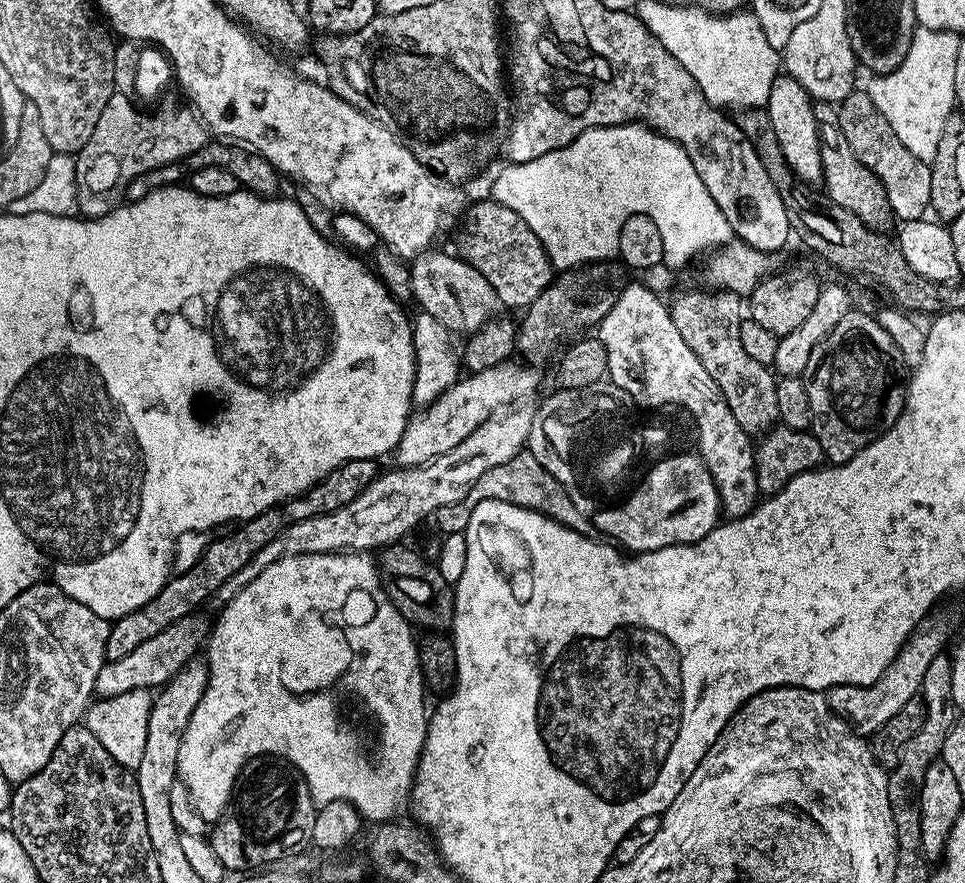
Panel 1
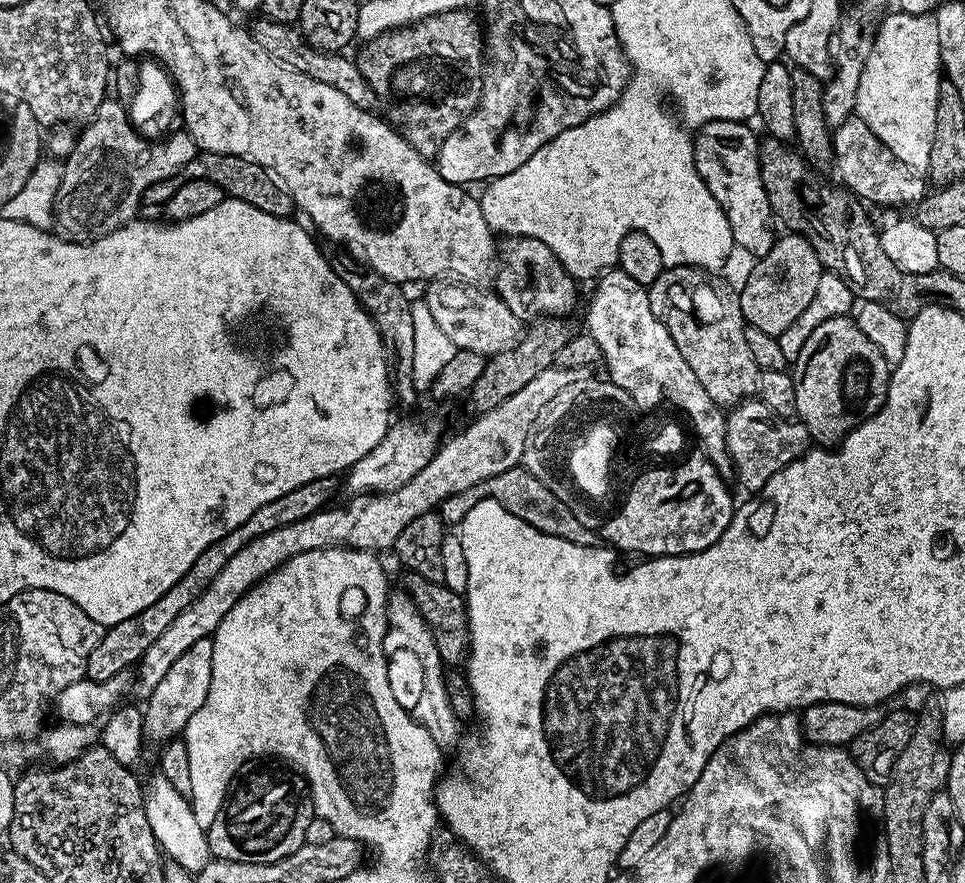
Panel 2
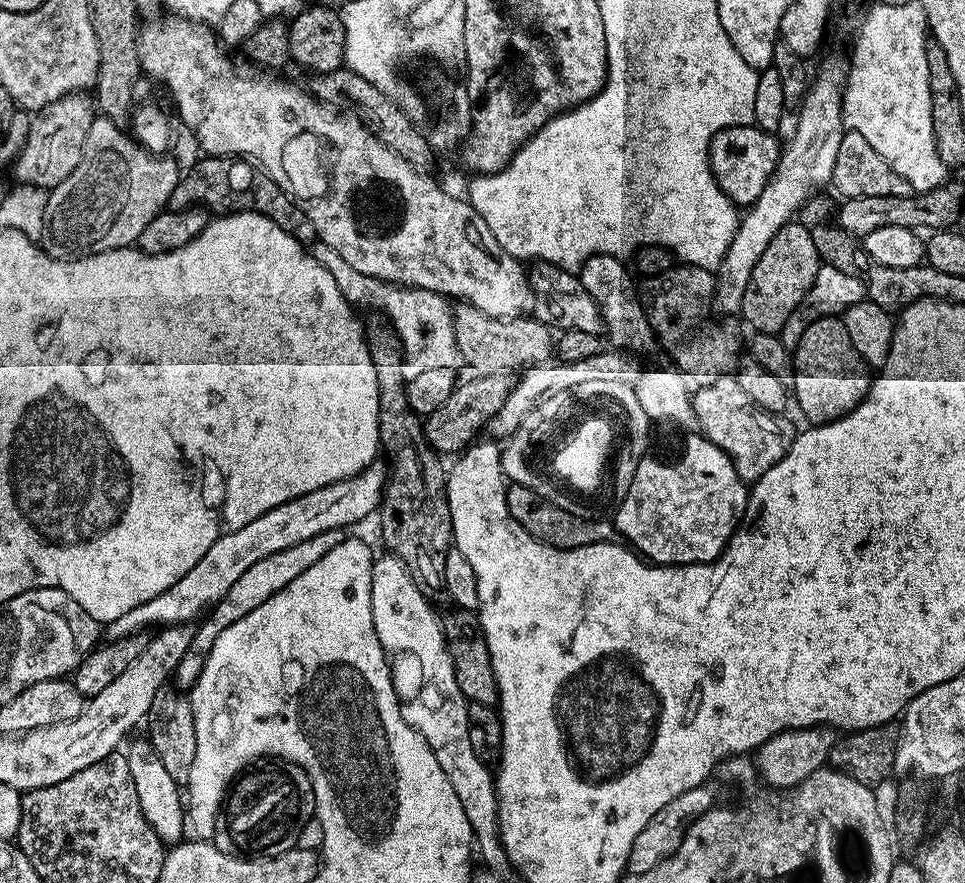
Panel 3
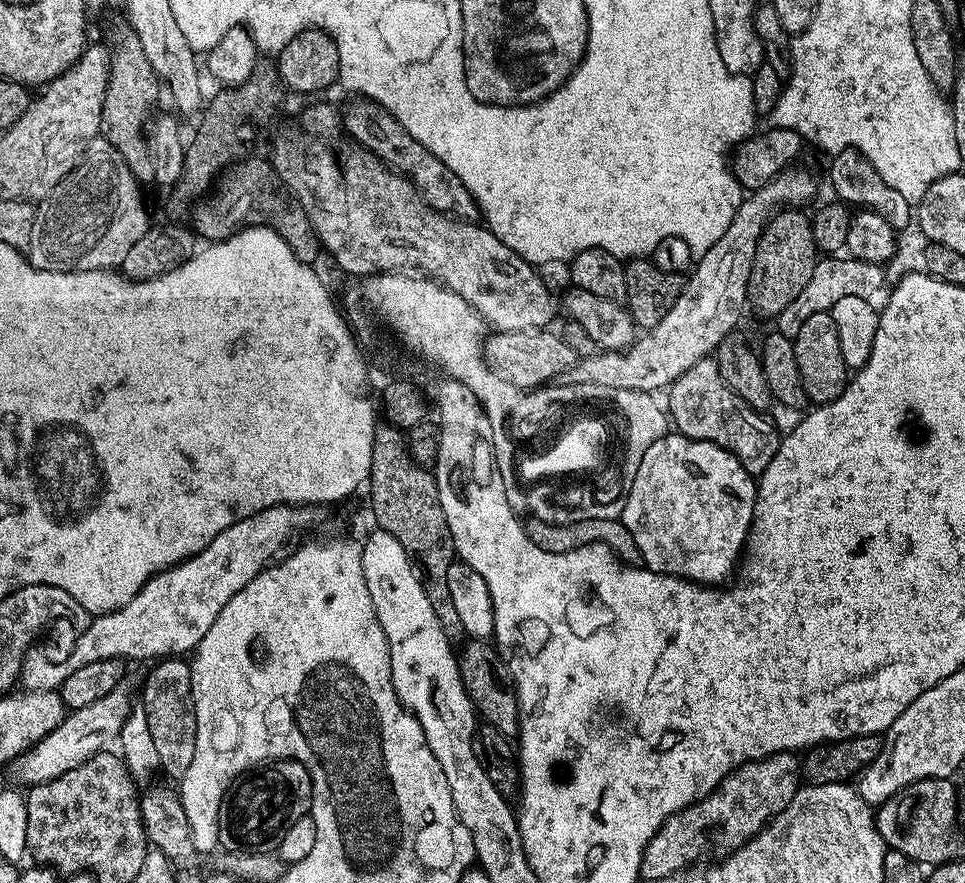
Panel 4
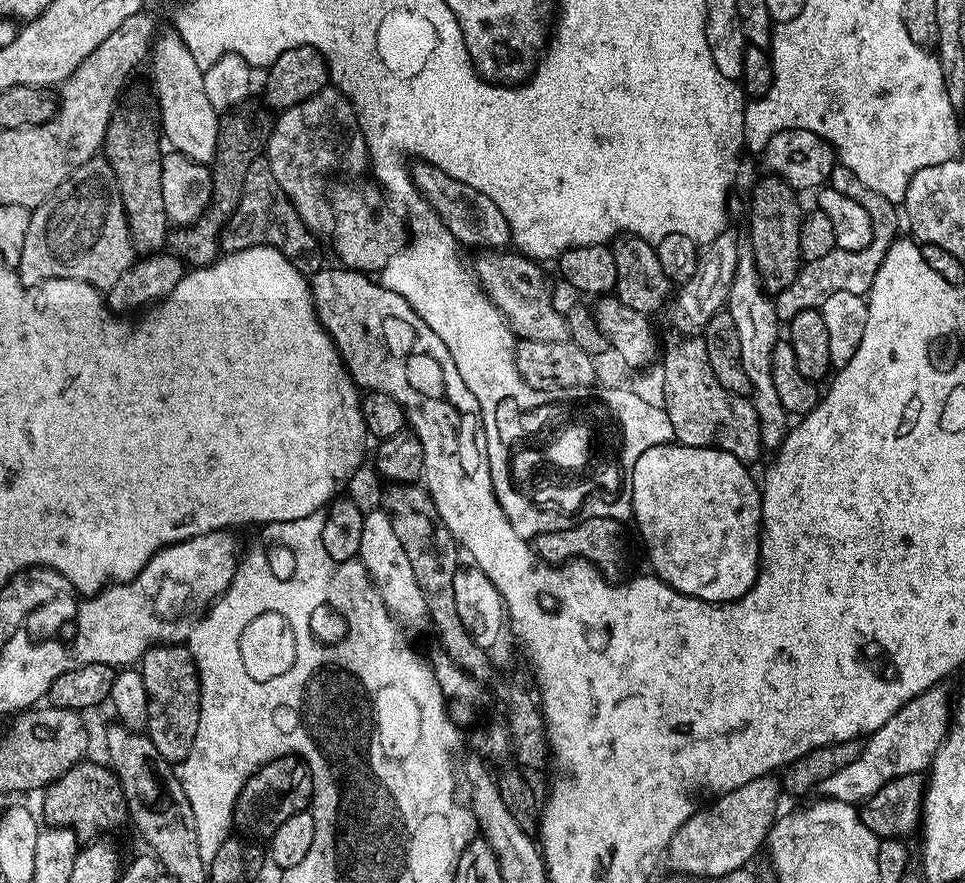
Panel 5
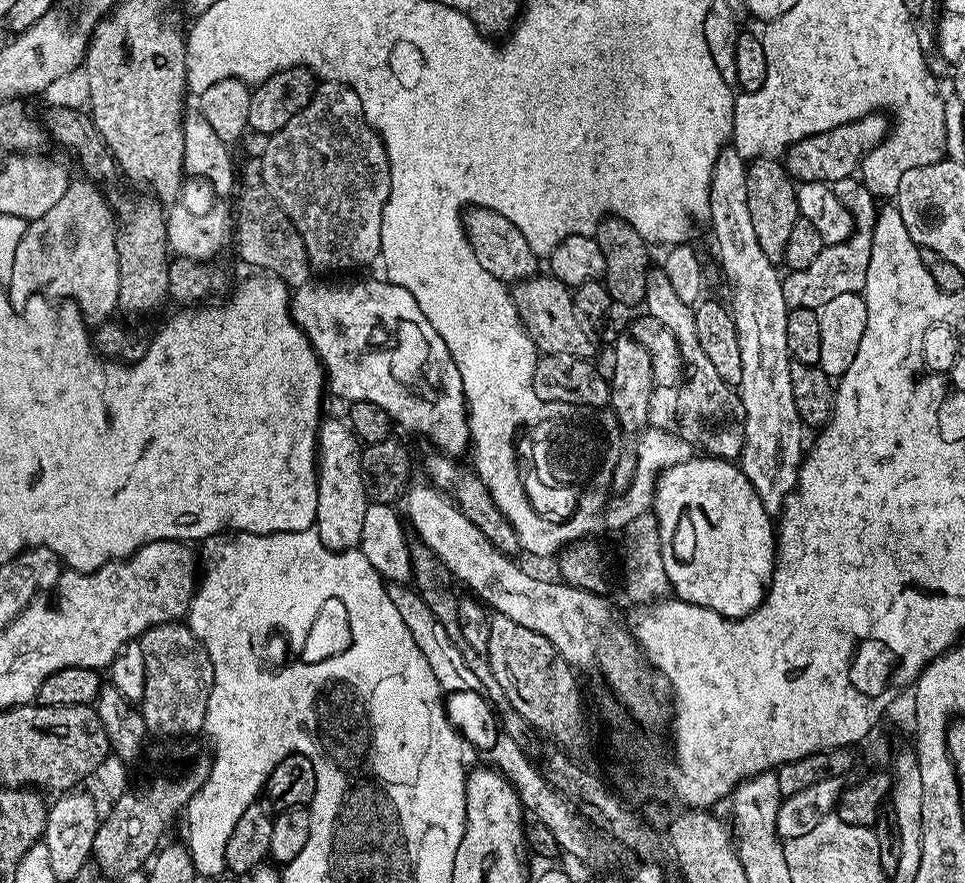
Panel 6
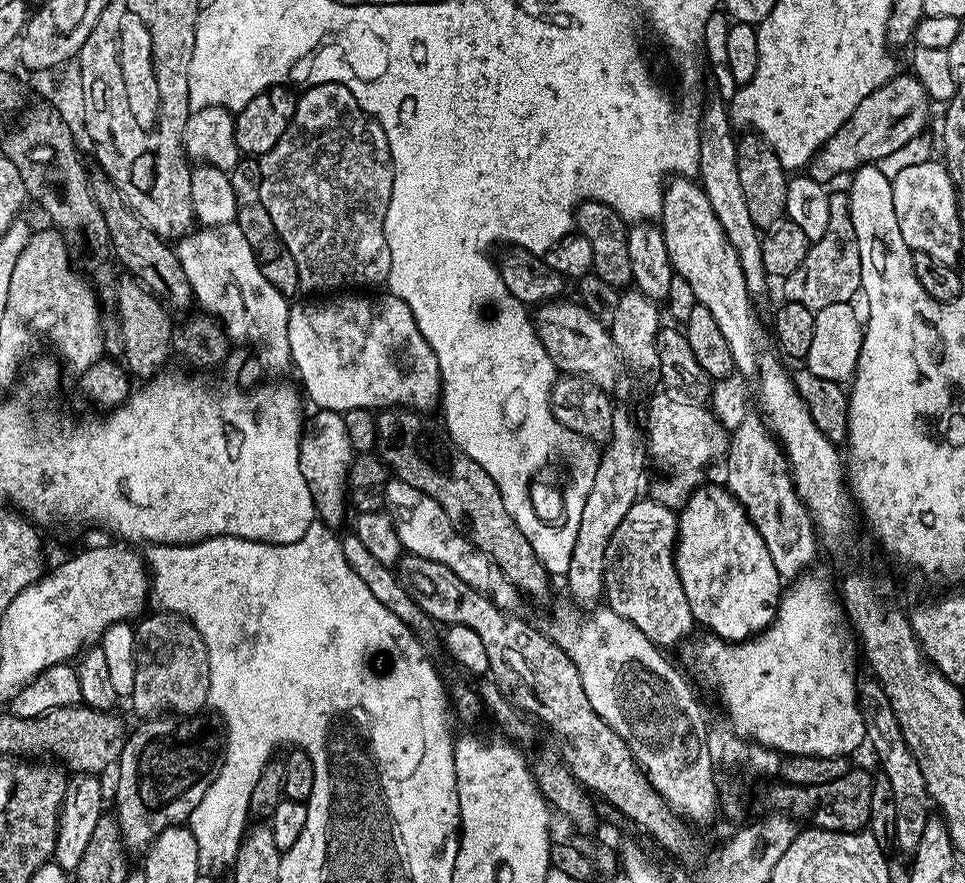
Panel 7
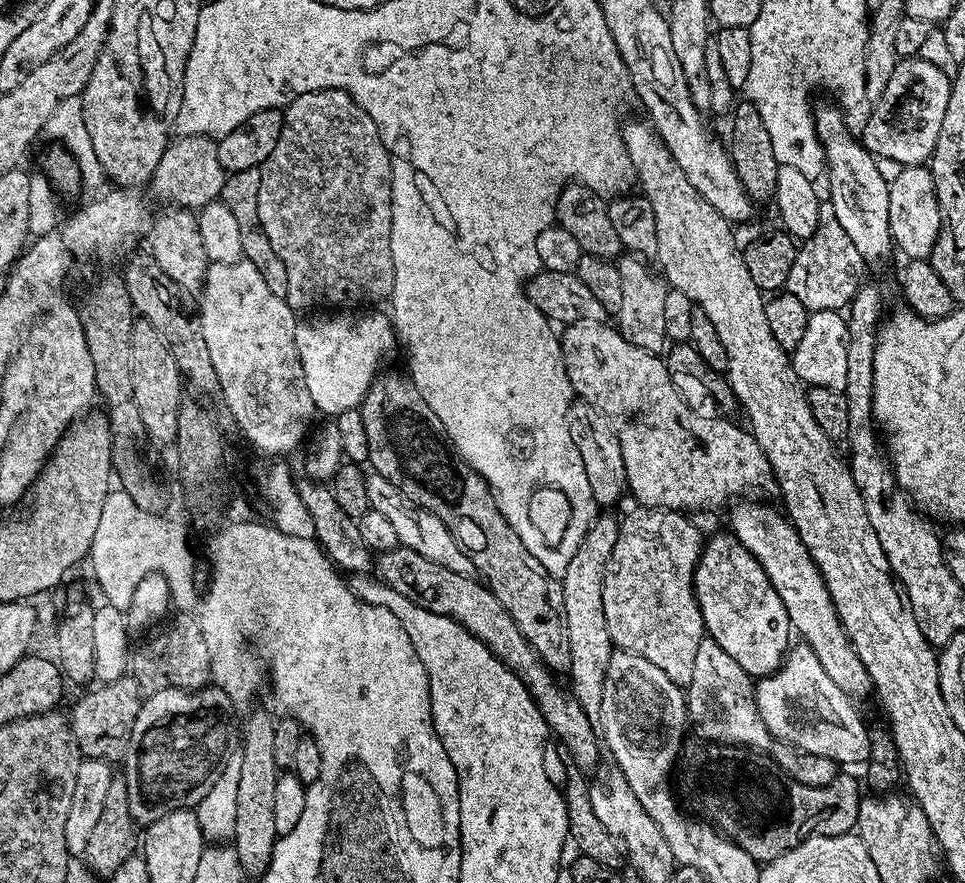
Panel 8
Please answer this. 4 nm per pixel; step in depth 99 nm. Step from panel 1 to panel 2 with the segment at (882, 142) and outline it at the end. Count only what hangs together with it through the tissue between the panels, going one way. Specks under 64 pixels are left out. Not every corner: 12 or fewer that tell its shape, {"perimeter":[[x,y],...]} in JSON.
{"perimeter":[[849,116],[831,133],[839,183],[869,205],[924,199],[925,177]]}

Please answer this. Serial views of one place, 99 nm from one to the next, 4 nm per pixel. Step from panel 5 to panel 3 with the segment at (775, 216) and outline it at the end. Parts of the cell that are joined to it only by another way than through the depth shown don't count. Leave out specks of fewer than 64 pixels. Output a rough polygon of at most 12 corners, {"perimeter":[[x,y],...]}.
{"perimeter":[[784,224],[762,250],[739,315],[779,334],[821,263],[808,227]]}

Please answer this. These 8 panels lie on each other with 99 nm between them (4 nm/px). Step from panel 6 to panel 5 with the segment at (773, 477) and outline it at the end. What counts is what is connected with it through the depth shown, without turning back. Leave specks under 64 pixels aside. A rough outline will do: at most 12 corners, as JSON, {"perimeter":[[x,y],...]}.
{"perimeter":[[751,254],[741,255],[726,311],[760,419],[779,449],[790,417],[772,377],[782,321]]}

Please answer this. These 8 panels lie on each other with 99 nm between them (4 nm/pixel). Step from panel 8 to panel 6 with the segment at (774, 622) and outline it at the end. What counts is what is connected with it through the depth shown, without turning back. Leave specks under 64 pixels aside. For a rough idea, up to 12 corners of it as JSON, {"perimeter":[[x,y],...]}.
{"perimeter":[[733,461],[656,478],[675,599],[742,619],[777,533]]}

